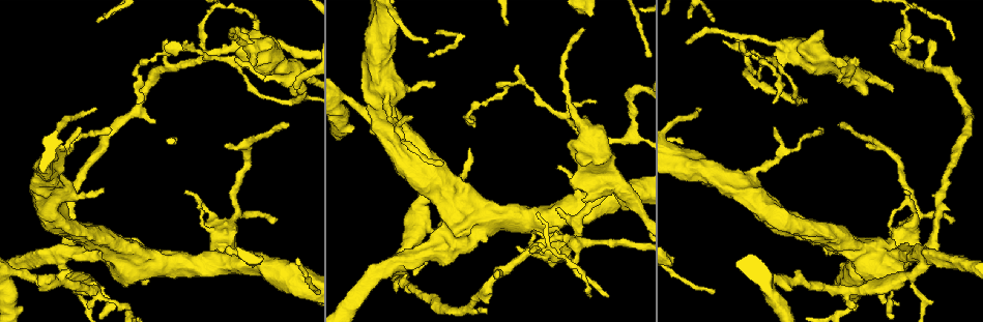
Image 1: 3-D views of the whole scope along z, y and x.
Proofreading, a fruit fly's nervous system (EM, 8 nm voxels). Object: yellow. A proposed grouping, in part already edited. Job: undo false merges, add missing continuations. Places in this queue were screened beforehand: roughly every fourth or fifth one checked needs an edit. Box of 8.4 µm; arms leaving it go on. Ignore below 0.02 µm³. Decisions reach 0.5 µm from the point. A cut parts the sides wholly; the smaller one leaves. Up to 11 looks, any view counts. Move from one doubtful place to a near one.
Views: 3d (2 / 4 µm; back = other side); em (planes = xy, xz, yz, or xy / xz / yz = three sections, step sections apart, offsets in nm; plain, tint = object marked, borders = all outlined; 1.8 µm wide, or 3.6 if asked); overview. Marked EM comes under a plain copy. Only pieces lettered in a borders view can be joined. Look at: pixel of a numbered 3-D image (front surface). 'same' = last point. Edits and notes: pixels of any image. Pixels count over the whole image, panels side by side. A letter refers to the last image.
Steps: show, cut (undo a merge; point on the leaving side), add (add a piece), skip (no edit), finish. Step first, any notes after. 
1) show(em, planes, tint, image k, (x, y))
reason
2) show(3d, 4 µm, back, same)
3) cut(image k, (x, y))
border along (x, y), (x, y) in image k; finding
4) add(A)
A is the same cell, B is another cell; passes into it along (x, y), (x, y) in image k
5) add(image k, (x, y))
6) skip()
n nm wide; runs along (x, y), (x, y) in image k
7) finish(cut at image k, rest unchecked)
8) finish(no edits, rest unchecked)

show(em, xz, step 4, borders, image 1, (95, 289))

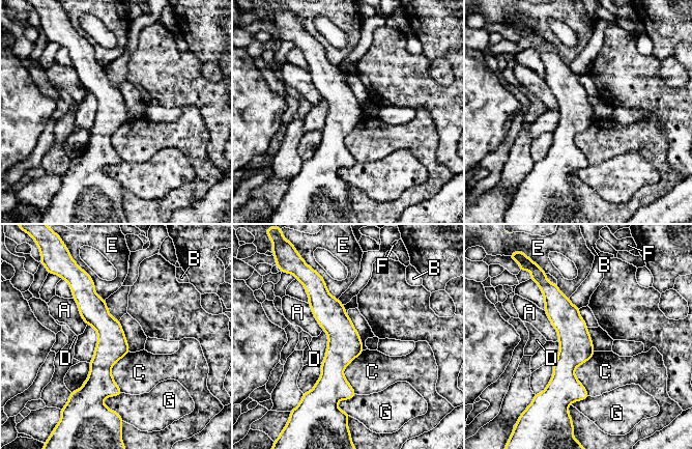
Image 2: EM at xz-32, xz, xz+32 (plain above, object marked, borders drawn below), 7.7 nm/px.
skip()
240 nm wide; C touches over 340 nm; A, B, C, D, E, F and G are other cells; all the same neuron

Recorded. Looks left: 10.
show(em, planes, borders, image 1, (67, 252))

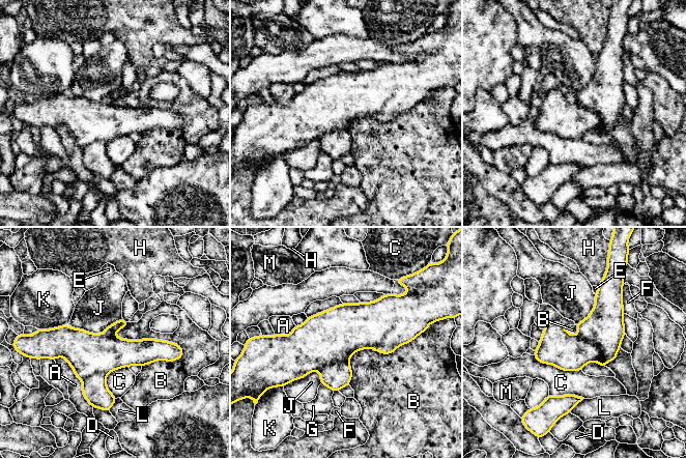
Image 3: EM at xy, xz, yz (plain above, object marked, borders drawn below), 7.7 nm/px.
cut(image 3, (604, 325))
B touches over 550 nm; A, B, C, D, E, F, G, H, J, K, L and M are other cells; border along (577, 335), (598, 345), (597, 361) in image 3; a second neuron is stuck on

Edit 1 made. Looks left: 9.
show(overview)
see it whole again

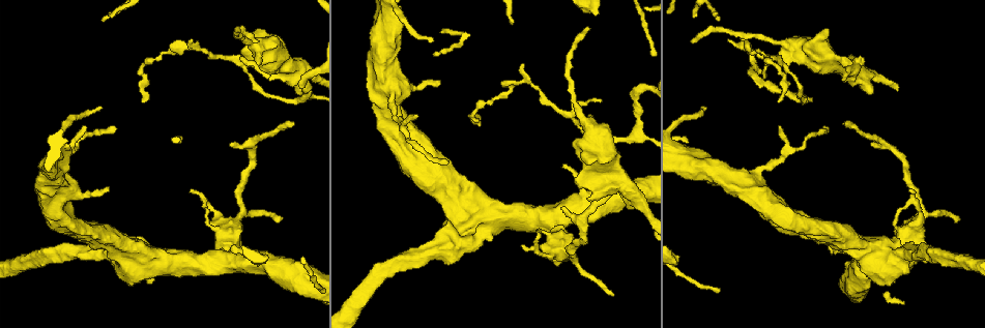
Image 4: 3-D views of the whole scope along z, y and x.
show(3d, 2 µm, image 4, (862, 57))
an open end

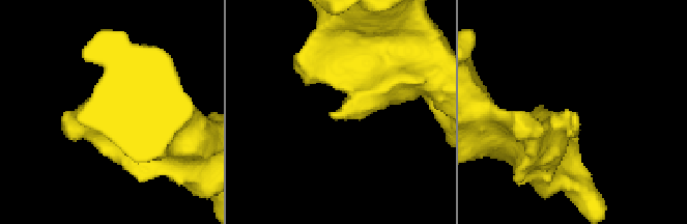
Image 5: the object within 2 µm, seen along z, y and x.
show(em, 3.6 µm, xz, step 8, borders, image 5, (574, 117))

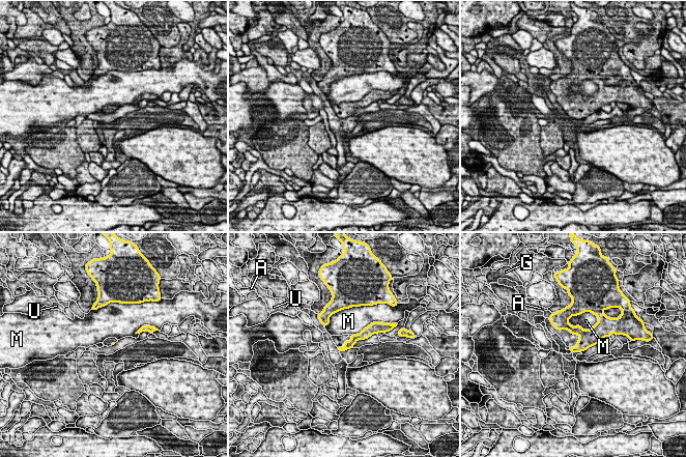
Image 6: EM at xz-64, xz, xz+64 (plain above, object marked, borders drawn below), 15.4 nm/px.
skip()
A, G, M and U are other cells; runs along (367, 330), (346, 346) in image 6; none of them fits

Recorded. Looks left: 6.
show(em, planes, borders, image 4, (874, 142))
free end

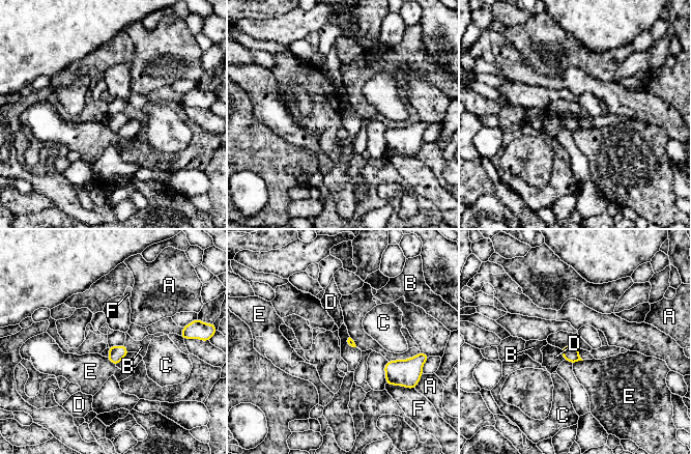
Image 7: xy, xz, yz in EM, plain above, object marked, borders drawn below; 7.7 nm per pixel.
skip()
A, B, C, D, E and F are other cells; border along (414, 355), (406, 359), (387, 361) in image 7; none of them fits

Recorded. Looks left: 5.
show(3d, 4 µm, image 4, (479, 115))
long arm stops here

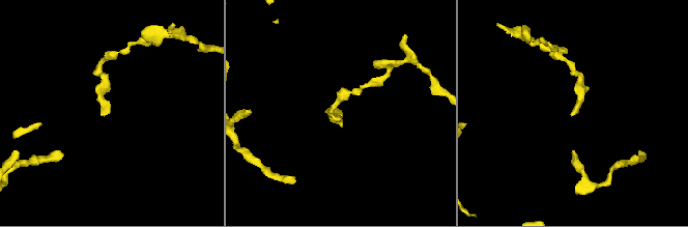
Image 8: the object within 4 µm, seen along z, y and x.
show(em, 3.6 µm, planes, borders, image 8, (104, 114))
now the EM

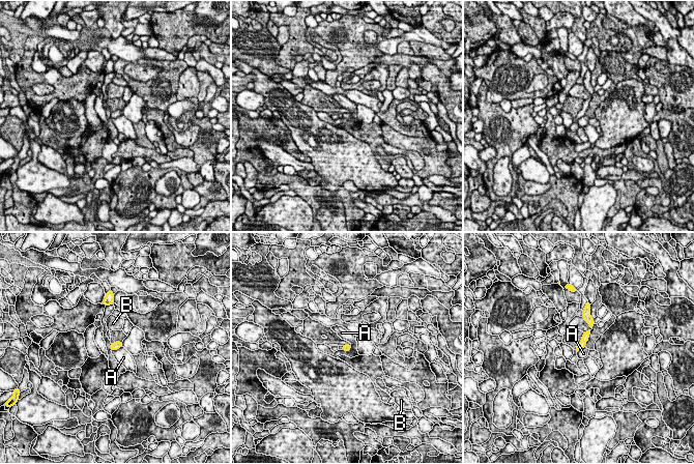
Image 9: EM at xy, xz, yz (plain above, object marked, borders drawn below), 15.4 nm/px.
skip()
100 nm wide; A and B are other cells; border along (351, 346), (348, 350), (343, 350) in image 9; none of them fits

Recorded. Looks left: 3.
finish(cut at image 3, rest unchecked)

